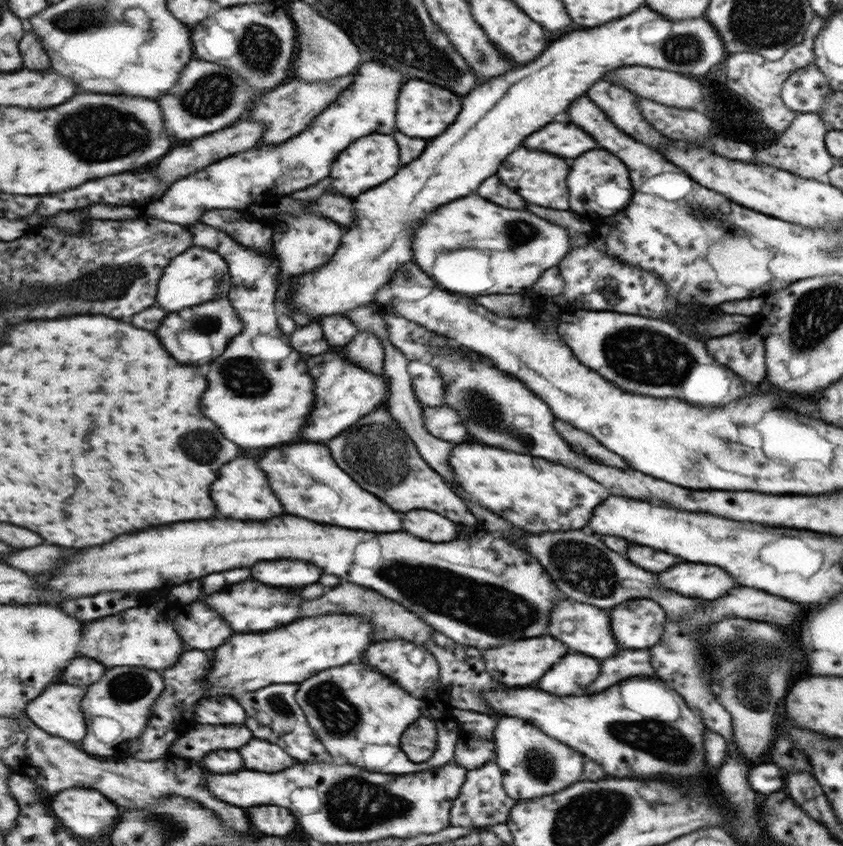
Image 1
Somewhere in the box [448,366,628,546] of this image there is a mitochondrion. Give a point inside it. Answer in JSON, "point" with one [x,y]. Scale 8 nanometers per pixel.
{"point":[487,413]}

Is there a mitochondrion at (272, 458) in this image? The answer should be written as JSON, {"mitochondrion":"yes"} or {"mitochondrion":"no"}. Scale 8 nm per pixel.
{"mitochondrion":"no"}

